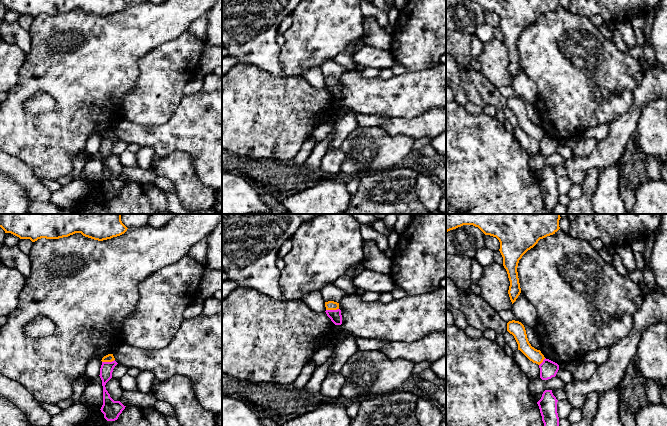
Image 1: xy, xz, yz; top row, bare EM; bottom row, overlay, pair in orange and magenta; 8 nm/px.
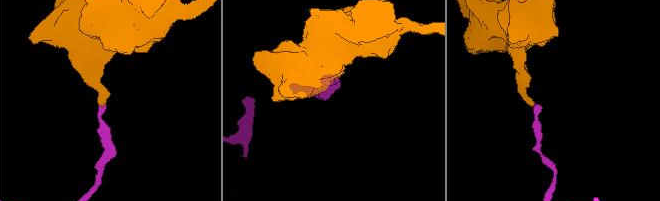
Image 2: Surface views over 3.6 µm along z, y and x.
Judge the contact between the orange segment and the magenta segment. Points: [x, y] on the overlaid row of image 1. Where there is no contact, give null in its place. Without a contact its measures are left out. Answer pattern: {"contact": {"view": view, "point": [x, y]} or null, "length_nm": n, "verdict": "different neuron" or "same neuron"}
{"contact": {"view": "xy", "point": [108, 361]}, "length_nm": 110, "verdict": "different neuron"}

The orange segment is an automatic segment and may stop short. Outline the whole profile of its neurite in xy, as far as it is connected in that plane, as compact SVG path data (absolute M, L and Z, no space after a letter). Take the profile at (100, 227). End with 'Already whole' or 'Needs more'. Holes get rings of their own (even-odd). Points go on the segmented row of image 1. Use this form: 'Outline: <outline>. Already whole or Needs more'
Outline: M0 214L0 227L20 239L59 239L75 233L103 241L127 231L121 214Z. Already whole

